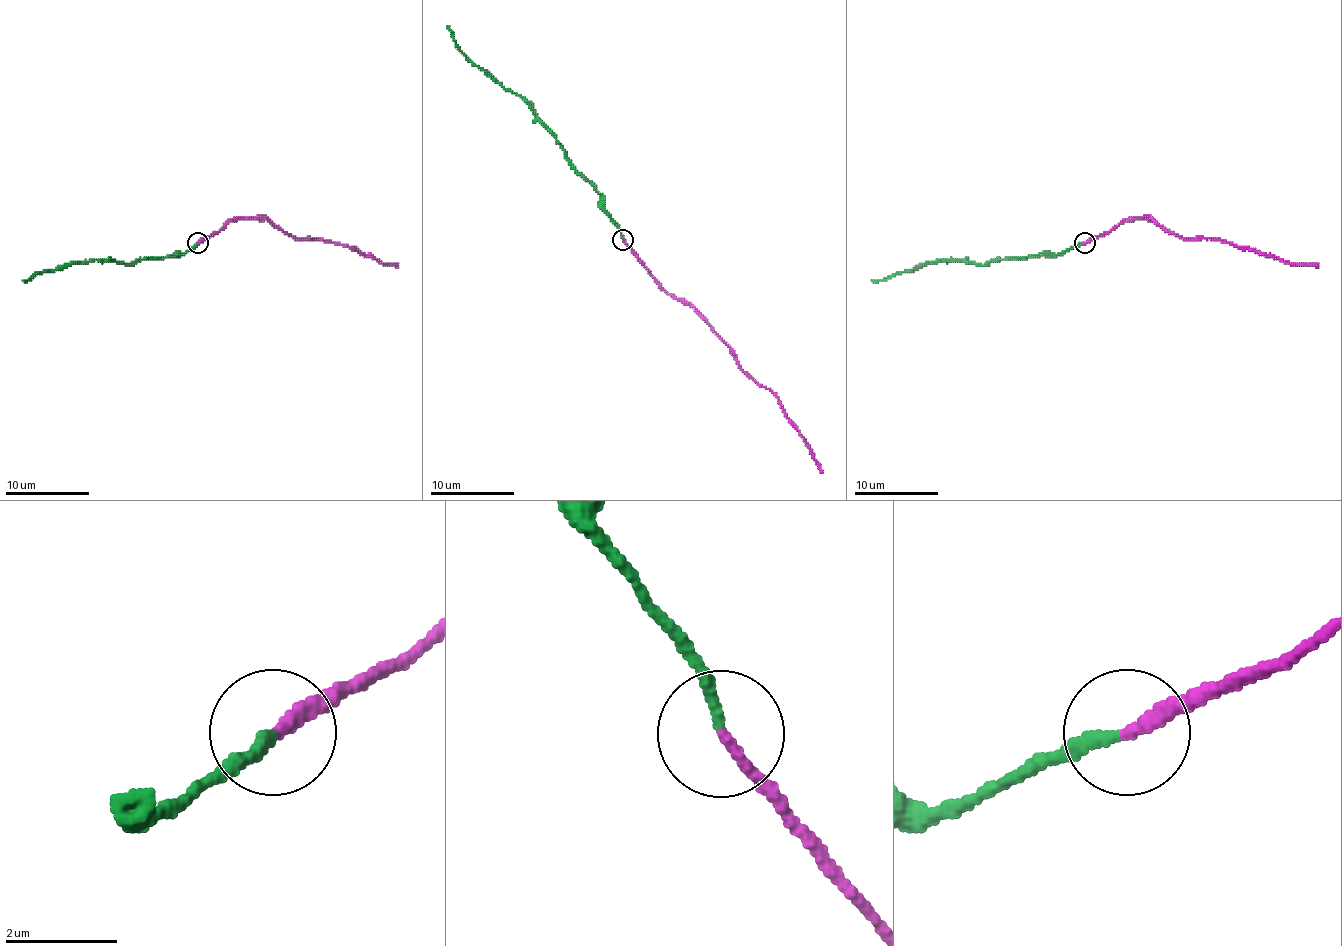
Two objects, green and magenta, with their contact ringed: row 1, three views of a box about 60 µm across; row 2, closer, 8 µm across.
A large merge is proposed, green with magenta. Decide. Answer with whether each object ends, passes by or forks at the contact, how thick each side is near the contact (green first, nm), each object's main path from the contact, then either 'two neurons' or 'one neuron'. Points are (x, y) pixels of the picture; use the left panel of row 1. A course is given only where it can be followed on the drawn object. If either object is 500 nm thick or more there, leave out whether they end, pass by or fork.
green ends there; magenta ends there; 200 nm thick on the green side, 220 nm on the other; green runs (198, 242), (180, 255), (150, 257), (131, 265), (94, 259), (70, 261), (22, 280); magenta runs (198, 242), (230, 221), (266, 219), (297, 238), (320, 238), (354, 246), (381, 263), (394, 263), (398, 267); two neurons

